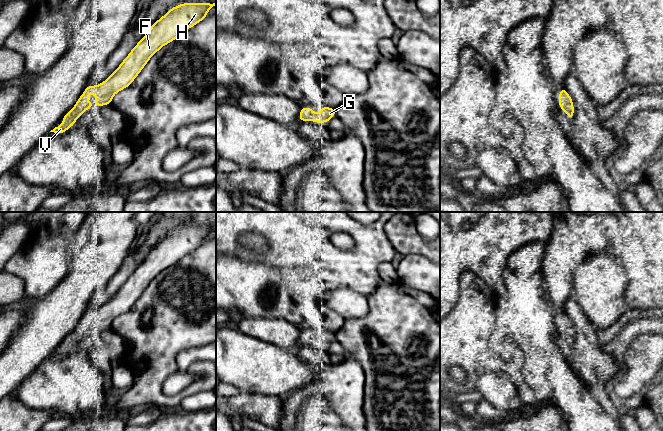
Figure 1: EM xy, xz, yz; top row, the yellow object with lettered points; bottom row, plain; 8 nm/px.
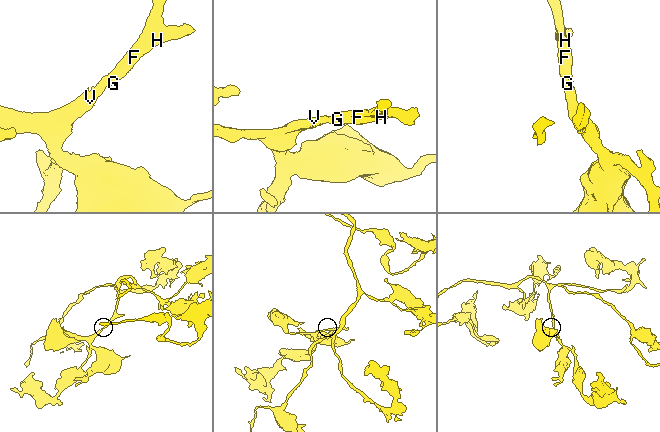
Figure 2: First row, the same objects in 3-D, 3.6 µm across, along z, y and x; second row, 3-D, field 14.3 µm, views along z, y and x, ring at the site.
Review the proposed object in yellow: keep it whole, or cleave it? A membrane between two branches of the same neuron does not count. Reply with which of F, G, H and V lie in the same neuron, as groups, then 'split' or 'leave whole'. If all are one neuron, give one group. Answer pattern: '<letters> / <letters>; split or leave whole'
F G H V; leave whole

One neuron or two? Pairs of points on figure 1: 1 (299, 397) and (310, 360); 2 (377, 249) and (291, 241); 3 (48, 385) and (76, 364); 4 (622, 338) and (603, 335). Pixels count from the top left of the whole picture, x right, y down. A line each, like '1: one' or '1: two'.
1: two
2: one
3: one
4: two

